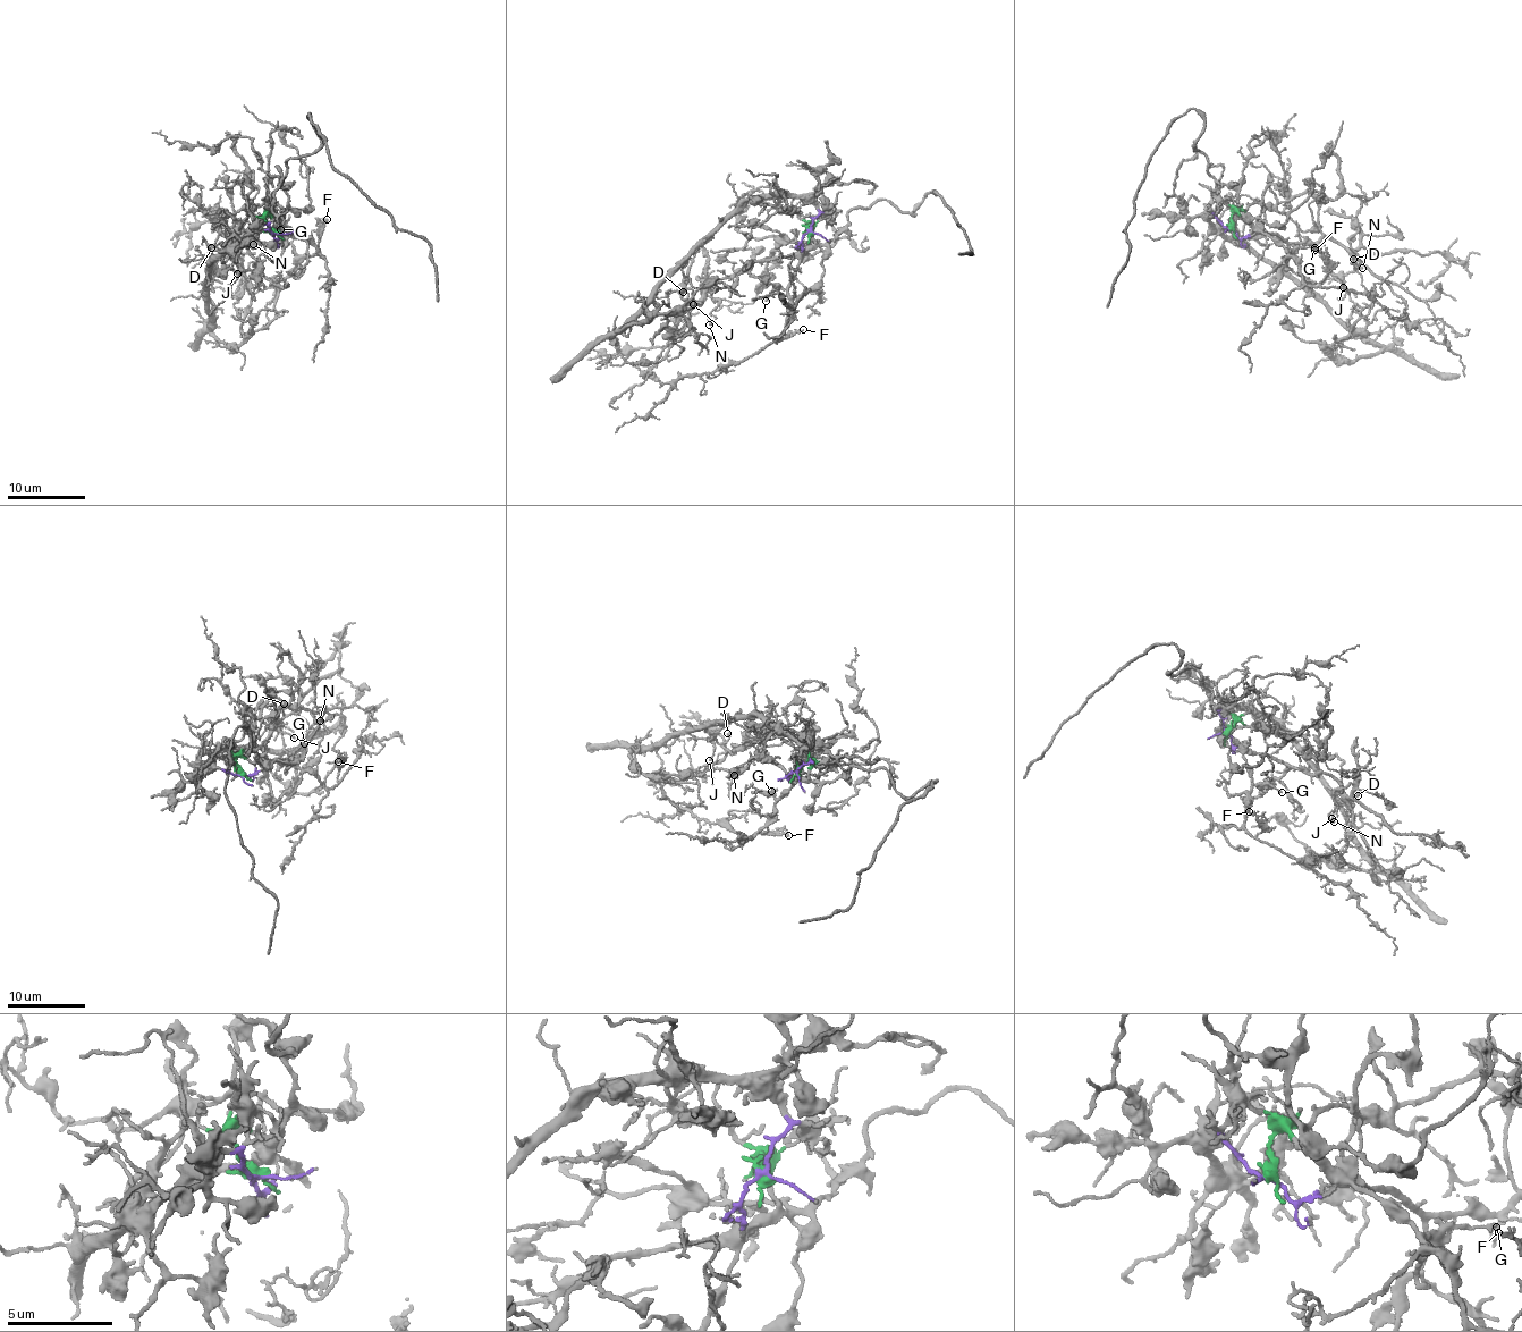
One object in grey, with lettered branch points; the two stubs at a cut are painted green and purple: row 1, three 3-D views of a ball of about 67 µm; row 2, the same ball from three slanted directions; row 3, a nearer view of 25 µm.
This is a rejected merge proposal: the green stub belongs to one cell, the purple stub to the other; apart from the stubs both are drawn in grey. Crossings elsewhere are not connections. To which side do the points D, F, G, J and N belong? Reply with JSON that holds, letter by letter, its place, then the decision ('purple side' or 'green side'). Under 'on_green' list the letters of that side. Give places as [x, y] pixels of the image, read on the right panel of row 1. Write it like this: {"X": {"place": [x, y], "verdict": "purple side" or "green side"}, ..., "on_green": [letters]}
{"D": {"place": [1353, 259], "verdict": "green side"}, "F": {"place": [1315, 250], "verdict": "green side"}, "G": {"place": [1315, 247], "verdict": "green side"}, "J": {"place": [1343, 287], "verdict": "green side"}, "N": {"place": [1362, 268], "verdict": "green side"}, "on_green": ["D", "F", "G", "J", "N"]}

